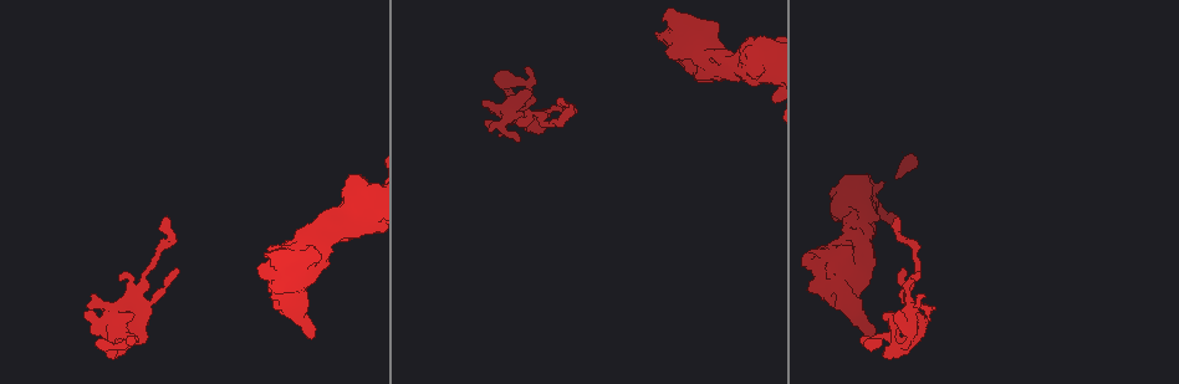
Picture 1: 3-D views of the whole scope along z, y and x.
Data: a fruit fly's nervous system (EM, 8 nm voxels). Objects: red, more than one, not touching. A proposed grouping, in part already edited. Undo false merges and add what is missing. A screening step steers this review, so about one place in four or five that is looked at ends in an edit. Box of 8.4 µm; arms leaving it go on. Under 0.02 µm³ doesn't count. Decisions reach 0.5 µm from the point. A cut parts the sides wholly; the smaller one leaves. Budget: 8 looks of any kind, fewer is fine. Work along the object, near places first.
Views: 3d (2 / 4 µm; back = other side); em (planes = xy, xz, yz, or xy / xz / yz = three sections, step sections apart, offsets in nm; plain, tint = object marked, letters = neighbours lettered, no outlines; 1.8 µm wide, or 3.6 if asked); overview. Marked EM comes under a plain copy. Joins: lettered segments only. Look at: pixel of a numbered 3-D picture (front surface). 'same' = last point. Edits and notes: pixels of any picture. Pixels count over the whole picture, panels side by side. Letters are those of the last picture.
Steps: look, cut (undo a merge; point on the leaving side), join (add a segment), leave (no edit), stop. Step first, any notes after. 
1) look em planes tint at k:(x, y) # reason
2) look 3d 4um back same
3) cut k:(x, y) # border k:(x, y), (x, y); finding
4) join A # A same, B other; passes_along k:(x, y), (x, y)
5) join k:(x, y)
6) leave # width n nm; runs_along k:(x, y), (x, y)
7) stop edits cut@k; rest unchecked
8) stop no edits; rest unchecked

look 3d 2um at 1:(562, 106) # tapers out

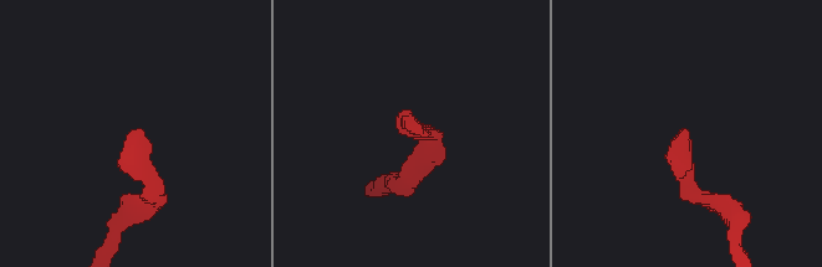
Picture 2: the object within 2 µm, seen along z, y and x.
look em planes letters at 2:(416, 134) # shape alone is not enough

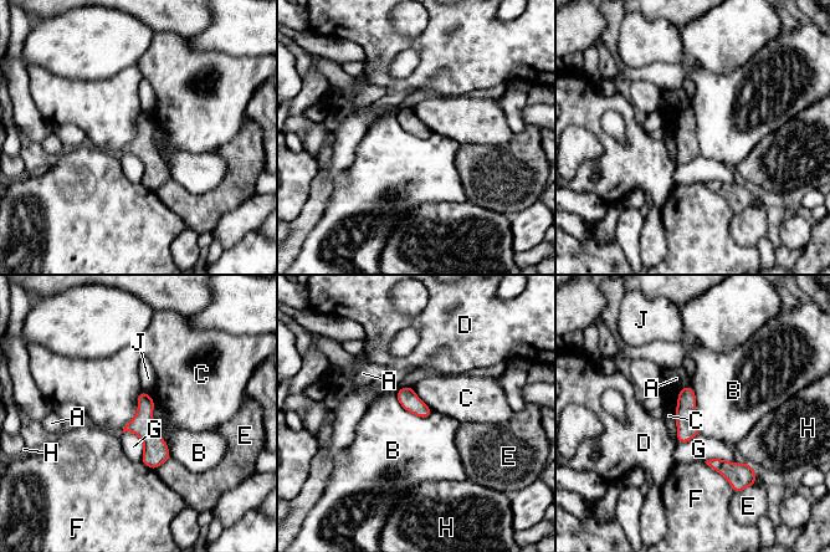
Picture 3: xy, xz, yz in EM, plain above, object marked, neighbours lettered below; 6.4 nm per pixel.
leave # longest_contact B 360 nm; A other, B other, C other, D other, E other, F other, G other, H other, J other; border 3:(153, 404), (152, 423), (172, 456); none of them fits

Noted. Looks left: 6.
look em planes tint at 1:(324, 244)

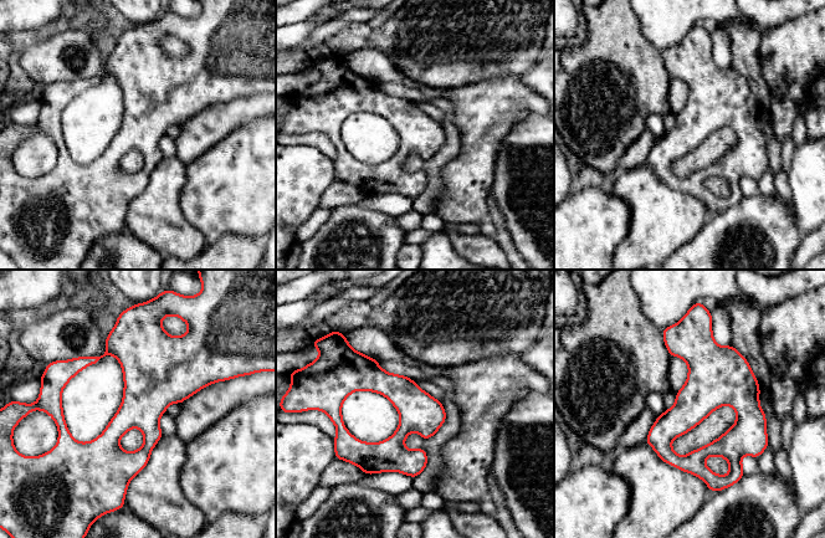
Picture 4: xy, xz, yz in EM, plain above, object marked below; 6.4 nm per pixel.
look em planes letters same # what lies round it

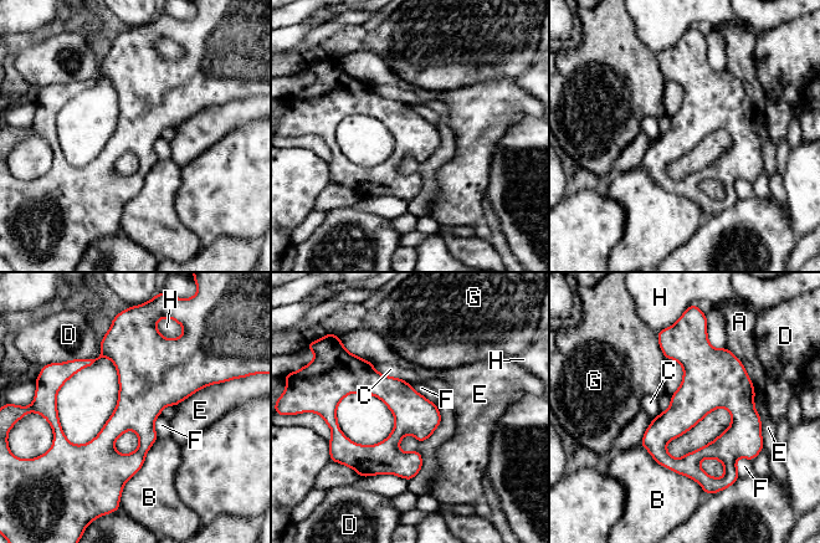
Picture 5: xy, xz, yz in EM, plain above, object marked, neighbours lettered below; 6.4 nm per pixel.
leave # A other, B other, C other, D other, E other, F other, G other, H other; runs_along 5:(337, 398), (336, 426), (357, 454), (416, 469); all the same cell

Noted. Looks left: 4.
look em planes letters at 1:(519, 141) # free end

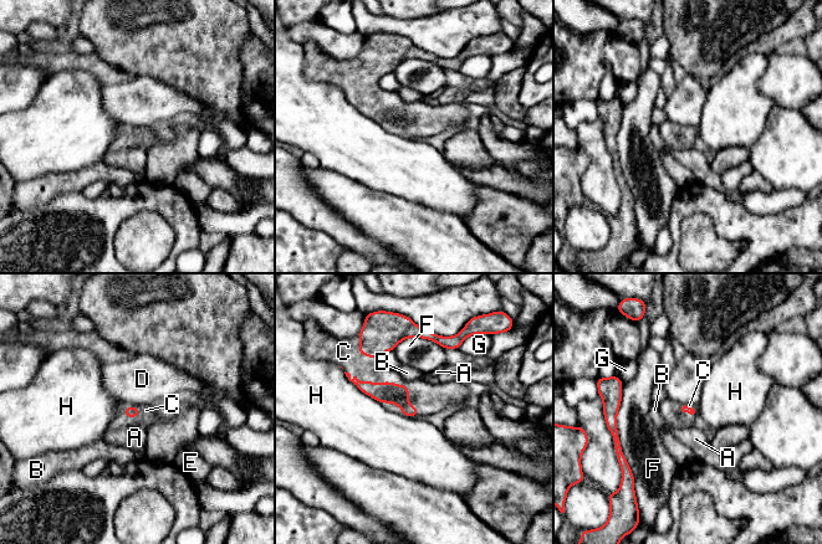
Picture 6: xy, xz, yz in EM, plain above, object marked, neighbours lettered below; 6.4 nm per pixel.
join C # A other, B other, C same, D other, E other, F other, G other, H other; the cell continues

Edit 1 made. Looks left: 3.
stop edits join@6; rest unchecked

